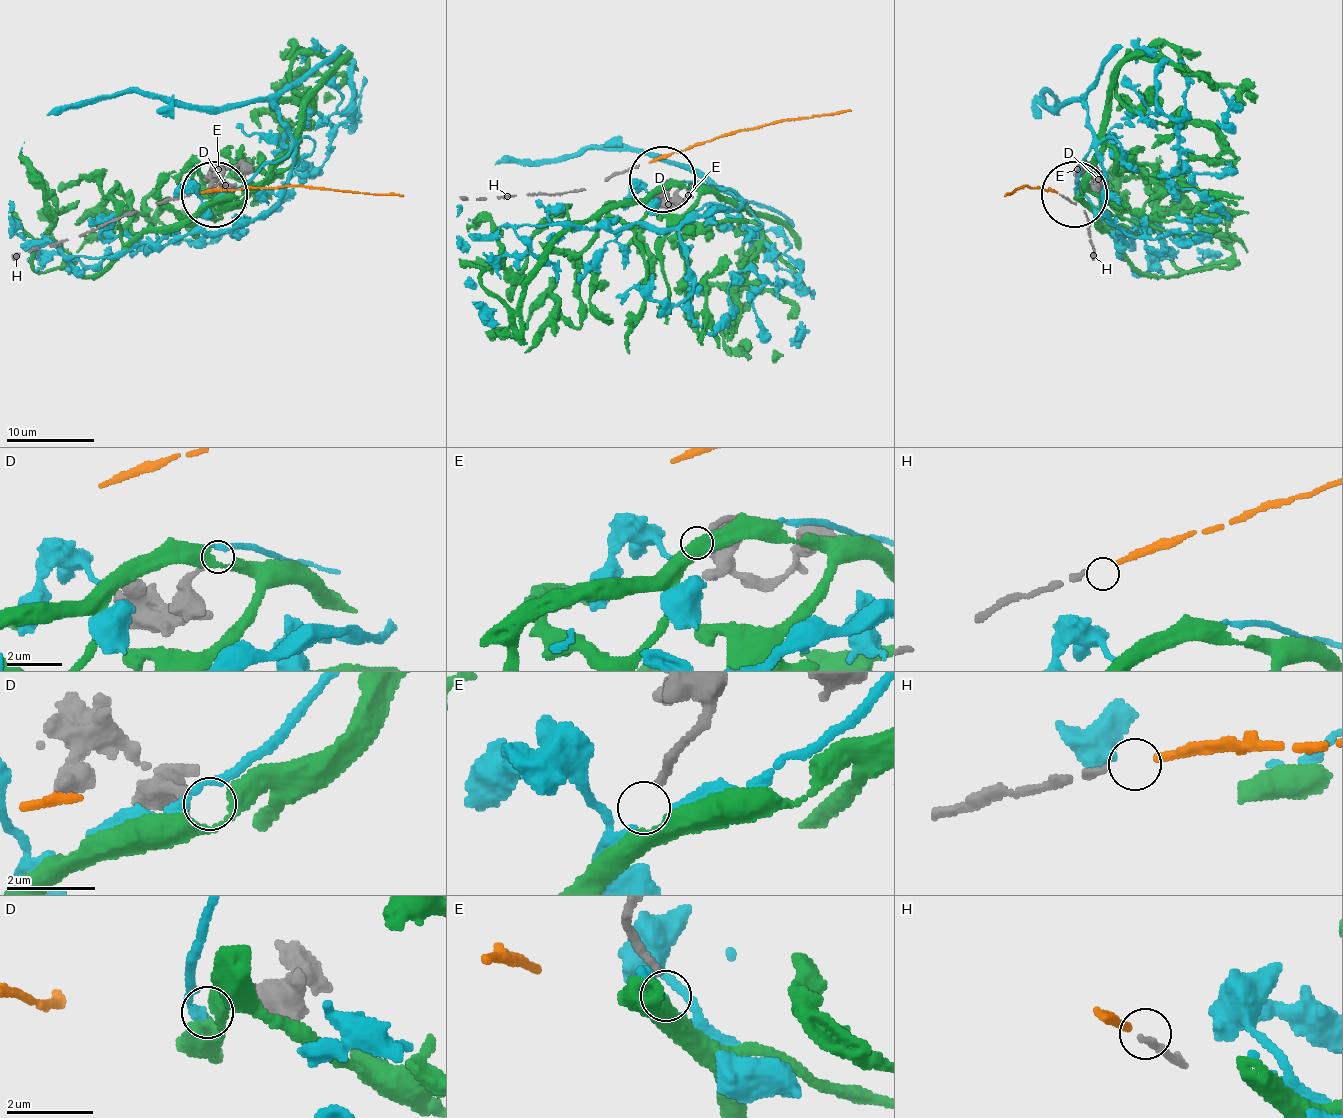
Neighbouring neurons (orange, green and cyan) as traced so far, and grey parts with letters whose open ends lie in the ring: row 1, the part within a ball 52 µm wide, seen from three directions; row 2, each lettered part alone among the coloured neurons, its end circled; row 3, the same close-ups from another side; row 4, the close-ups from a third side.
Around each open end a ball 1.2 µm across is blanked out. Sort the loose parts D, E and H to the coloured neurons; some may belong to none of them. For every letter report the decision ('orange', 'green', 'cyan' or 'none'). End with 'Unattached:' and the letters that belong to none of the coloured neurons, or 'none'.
D: none
E: cyan
H: orange
Unattached: D

